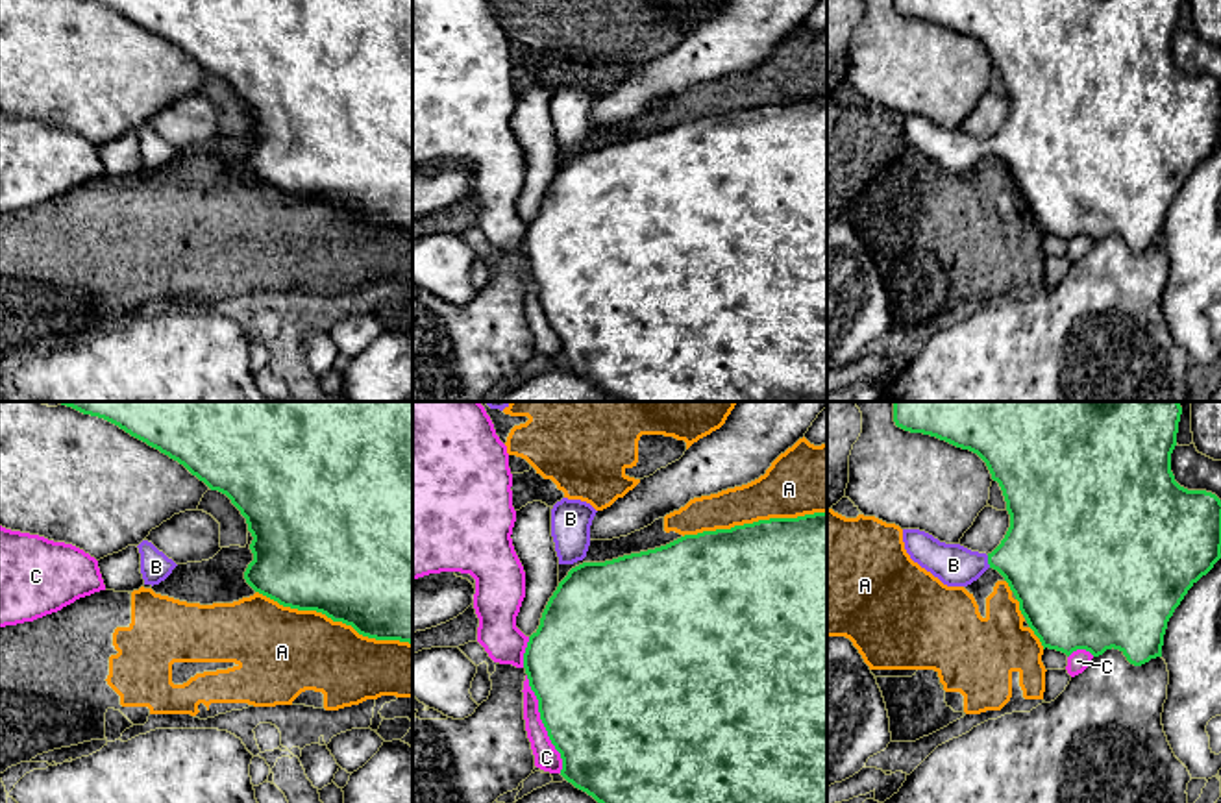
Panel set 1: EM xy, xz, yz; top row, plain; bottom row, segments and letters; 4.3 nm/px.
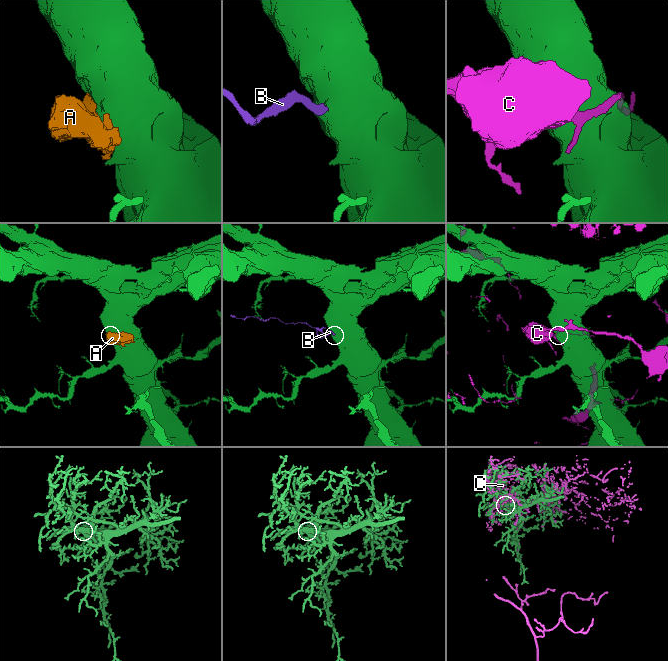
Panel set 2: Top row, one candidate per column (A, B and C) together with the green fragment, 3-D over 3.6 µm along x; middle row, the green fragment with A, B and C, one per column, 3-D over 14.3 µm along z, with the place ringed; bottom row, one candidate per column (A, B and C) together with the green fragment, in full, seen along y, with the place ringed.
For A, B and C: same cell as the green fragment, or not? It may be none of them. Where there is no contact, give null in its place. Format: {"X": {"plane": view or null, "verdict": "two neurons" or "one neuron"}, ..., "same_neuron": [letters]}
{"A": {"plane": "xy", "verdict": "two neurons"}, "B": {"plane": "yz", "verdict": "one neuron"}, "C": {"plane": "xz", "verdict": "two neurons"}, "same_neuron": ["B"]}

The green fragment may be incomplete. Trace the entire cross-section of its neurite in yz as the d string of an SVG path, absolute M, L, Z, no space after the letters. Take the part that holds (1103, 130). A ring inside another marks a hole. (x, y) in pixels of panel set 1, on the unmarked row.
M894 0L894 7L905 17L931 20L977 39L986 48L992 65L999 68L1010 100L1010 113L1005 124L988 141L971 137L960 130L940 128L919 115L903 115L905 135L914 148L947 172L968 172L988 154L997 155L1019 187L1019 196L1040 224L1043 235L1056 235L1067 242L1077 235L1086 235L1093 242L1099 242L1114 233L1134 252L1162 242L1164 220L1175 194L1188 176L1221 144L1221 85L1206 76L1188 76L1180 72L1171 57L1171 39L1177 31L1180 0Z

